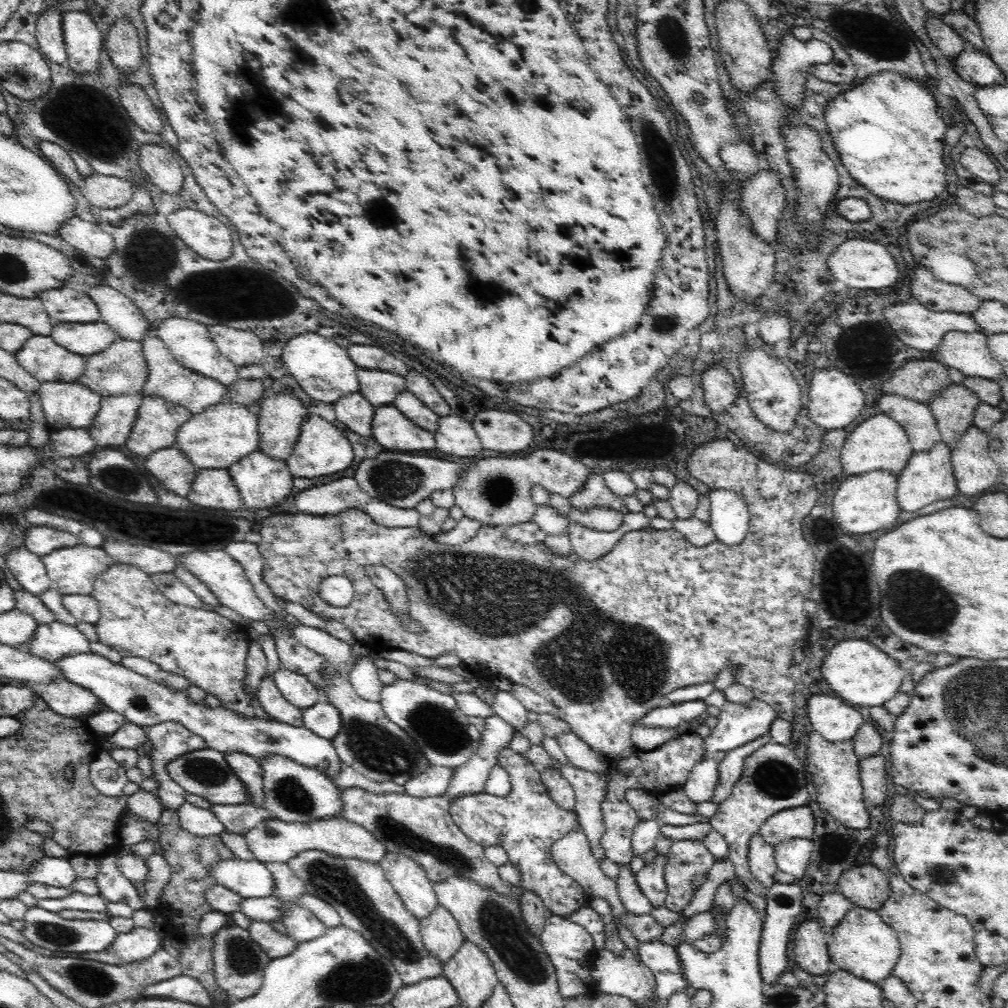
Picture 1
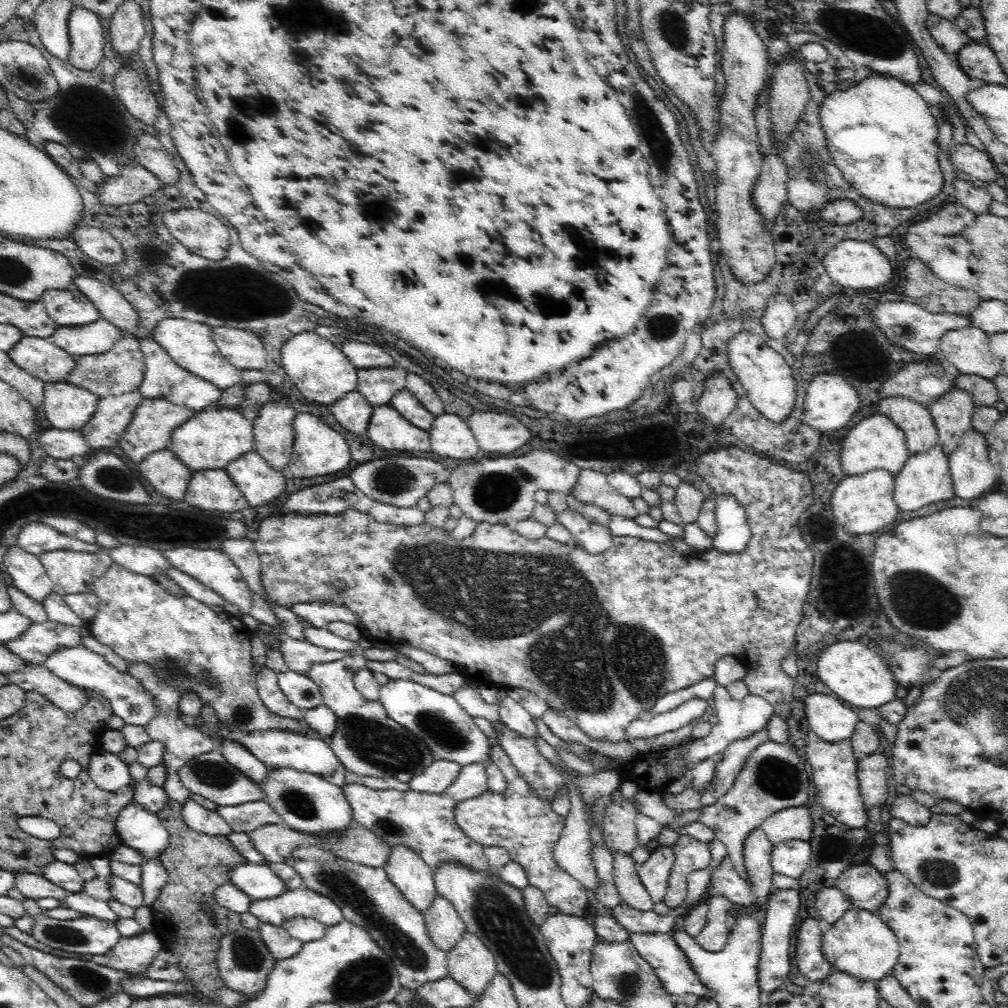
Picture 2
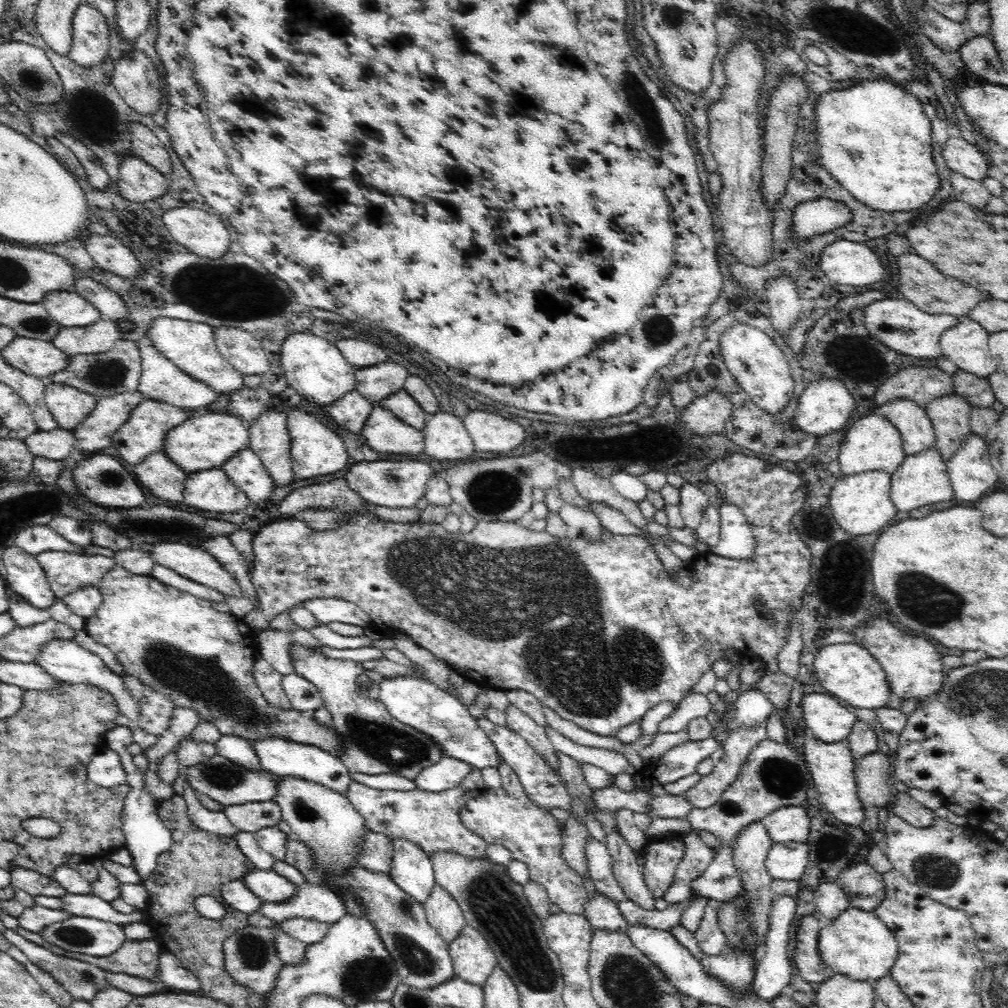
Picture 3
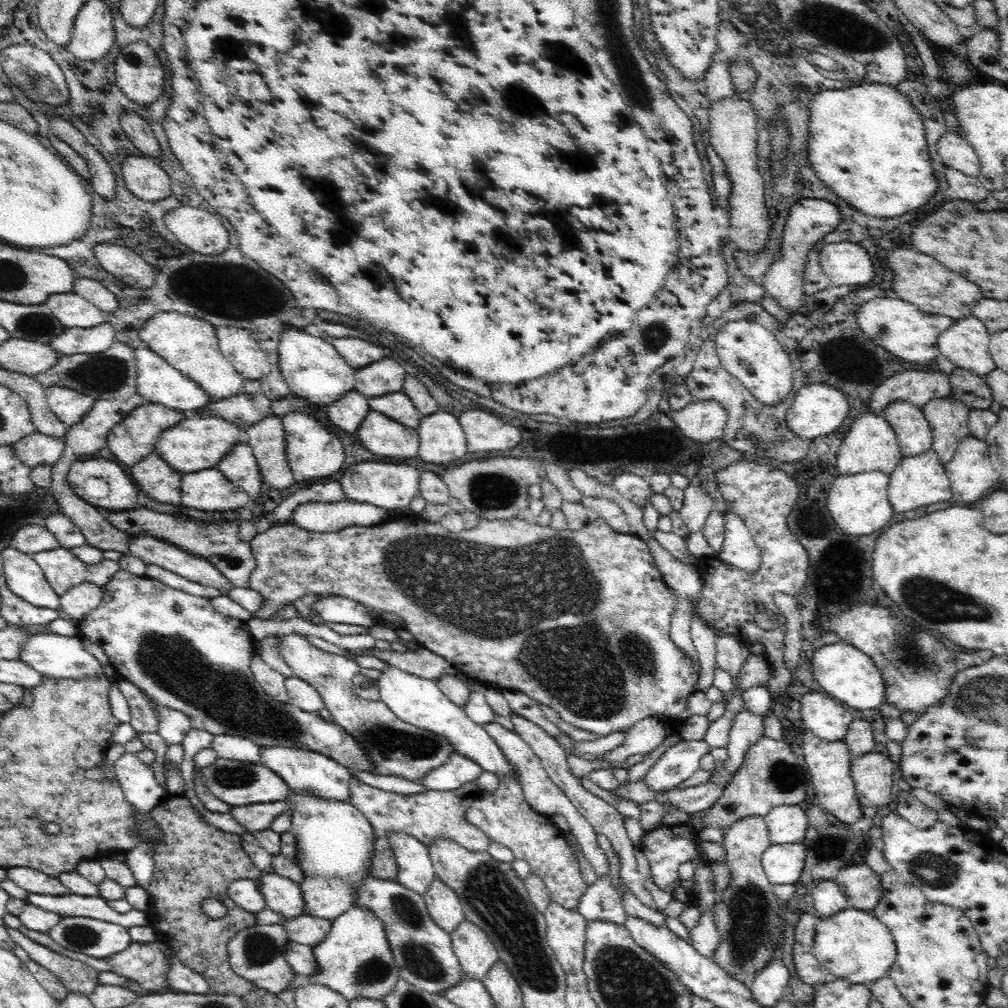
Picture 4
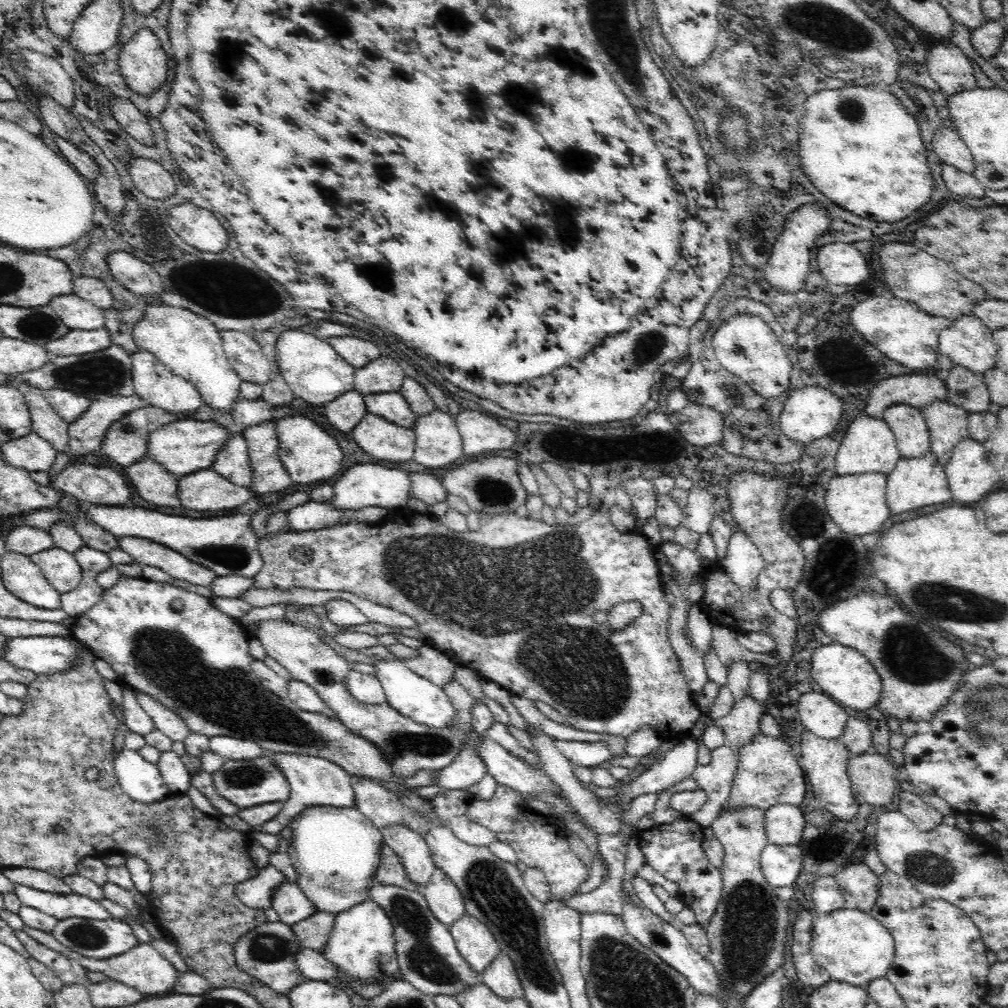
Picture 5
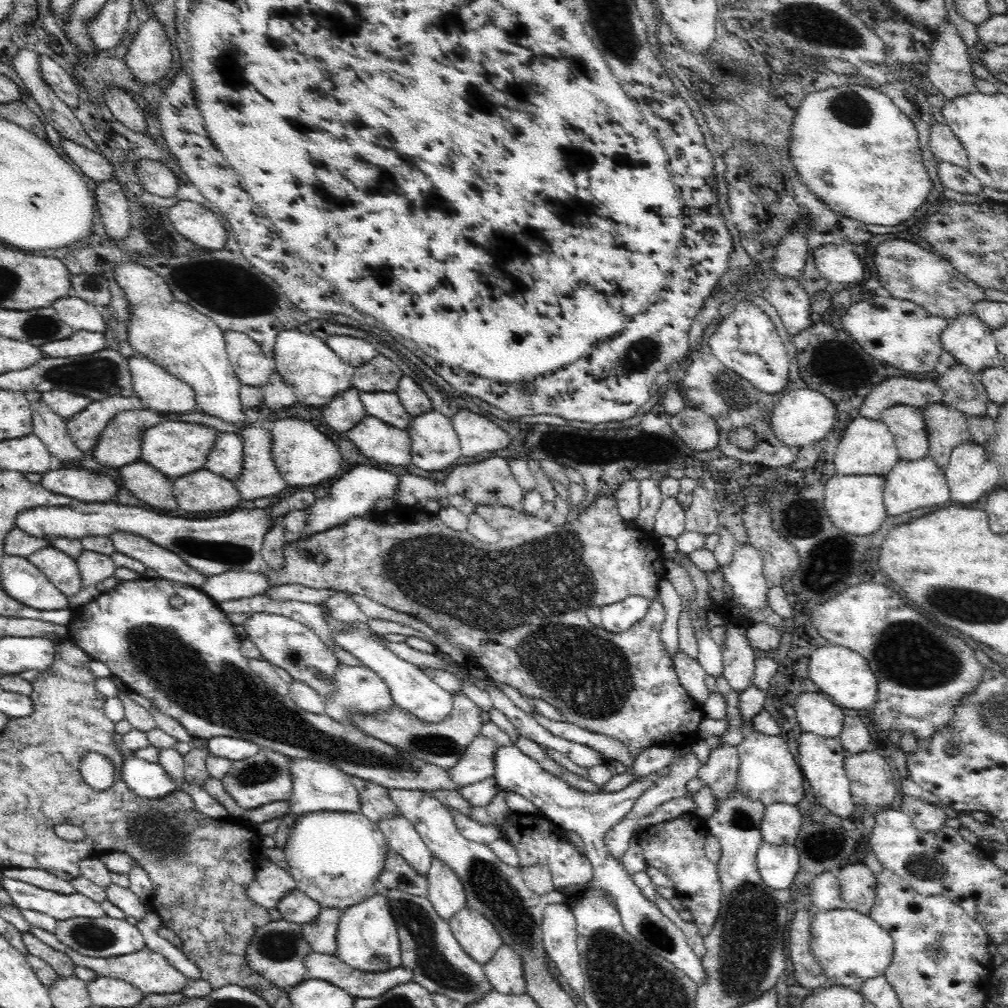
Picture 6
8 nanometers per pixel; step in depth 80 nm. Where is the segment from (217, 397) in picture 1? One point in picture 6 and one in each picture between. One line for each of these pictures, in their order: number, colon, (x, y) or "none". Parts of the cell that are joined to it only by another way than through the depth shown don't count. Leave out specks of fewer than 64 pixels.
2: (163, 378)
3: (161, 380)
4: (159, 382)
5: (154, 382)
6: (159, 390)

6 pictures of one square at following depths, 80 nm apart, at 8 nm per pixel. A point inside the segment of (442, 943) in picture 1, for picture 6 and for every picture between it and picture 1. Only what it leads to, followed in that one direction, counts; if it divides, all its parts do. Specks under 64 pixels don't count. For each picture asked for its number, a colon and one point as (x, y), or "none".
2: (443, 925)
3: (443, 915)
4: (444, 908)
5: (444, 900)
6: (444, 891)

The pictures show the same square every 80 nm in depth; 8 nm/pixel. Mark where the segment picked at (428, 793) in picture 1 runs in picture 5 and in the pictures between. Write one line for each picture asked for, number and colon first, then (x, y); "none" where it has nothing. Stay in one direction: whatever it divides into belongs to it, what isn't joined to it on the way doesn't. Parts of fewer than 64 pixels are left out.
2: (435, 779)
3: (447, 772)
4: (458, 769)
5: (467, 768)

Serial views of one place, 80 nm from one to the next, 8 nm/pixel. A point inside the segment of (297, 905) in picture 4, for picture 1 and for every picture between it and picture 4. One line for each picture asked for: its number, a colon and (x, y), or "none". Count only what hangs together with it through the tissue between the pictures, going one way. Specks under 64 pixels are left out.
1: (249, 879)
2: (256, 880)
3: (268, 886)

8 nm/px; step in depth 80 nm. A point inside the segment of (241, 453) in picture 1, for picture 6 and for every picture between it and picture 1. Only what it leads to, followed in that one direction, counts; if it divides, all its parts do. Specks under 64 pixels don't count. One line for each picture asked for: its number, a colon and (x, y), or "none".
2: (209, 440)
3: (208, 440)
4: (197, 443)
5: (186, 446)
6: (175, 449)

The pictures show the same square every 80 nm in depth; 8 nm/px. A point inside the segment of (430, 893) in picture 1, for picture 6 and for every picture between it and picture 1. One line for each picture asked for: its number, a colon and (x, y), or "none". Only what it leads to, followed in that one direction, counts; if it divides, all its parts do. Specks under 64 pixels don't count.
2: (409, 874)
3: (411, 869)
4: (414, 870)
5: (412, 850)
6: (401, 836)

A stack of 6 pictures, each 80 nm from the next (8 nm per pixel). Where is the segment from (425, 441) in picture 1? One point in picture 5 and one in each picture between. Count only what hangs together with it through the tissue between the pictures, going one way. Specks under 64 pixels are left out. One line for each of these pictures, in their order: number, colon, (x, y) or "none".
2: (388, 429)
3: (384, 431)
4: (383, 435)
5: (384, 440)

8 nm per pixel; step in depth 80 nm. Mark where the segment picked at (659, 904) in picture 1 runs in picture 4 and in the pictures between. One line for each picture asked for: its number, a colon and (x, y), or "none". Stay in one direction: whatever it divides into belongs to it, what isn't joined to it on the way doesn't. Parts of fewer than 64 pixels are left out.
2: (653, 873)
3: (662, 854)
4: (666, 848)

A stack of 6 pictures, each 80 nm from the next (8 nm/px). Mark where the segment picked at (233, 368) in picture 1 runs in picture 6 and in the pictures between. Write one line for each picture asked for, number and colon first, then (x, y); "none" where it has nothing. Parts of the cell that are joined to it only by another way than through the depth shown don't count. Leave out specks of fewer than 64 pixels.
2: (190, 345)
3: (190, 345)
4: (189, 344)
5: (189, 345)
6: (189, 345)

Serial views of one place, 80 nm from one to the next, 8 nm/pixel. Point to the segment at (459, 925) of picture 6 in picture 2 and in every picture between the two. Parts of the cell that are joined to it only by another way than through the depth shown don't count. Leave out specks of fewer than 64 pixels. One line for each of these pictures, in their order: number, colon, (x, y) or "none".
2: (470, 964)
3: (473, 961)
4: (476, 955)
5: (475, 943)

